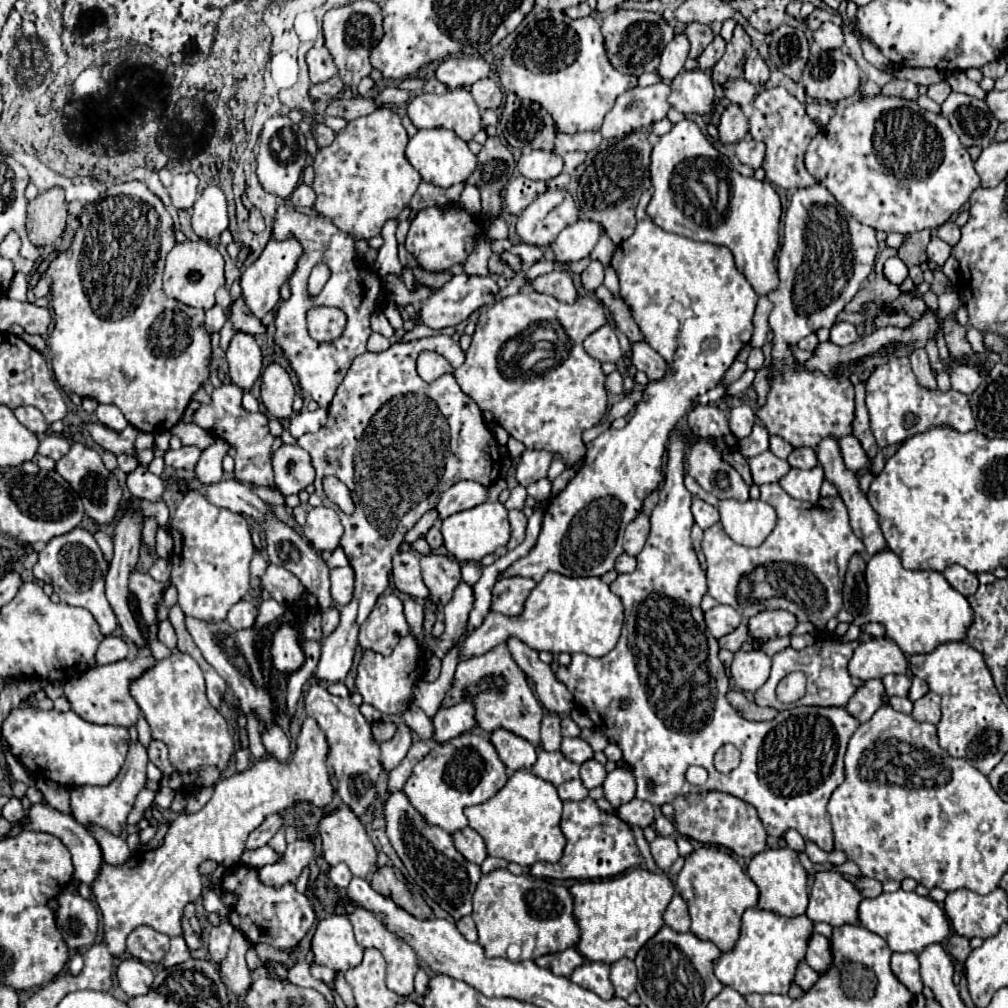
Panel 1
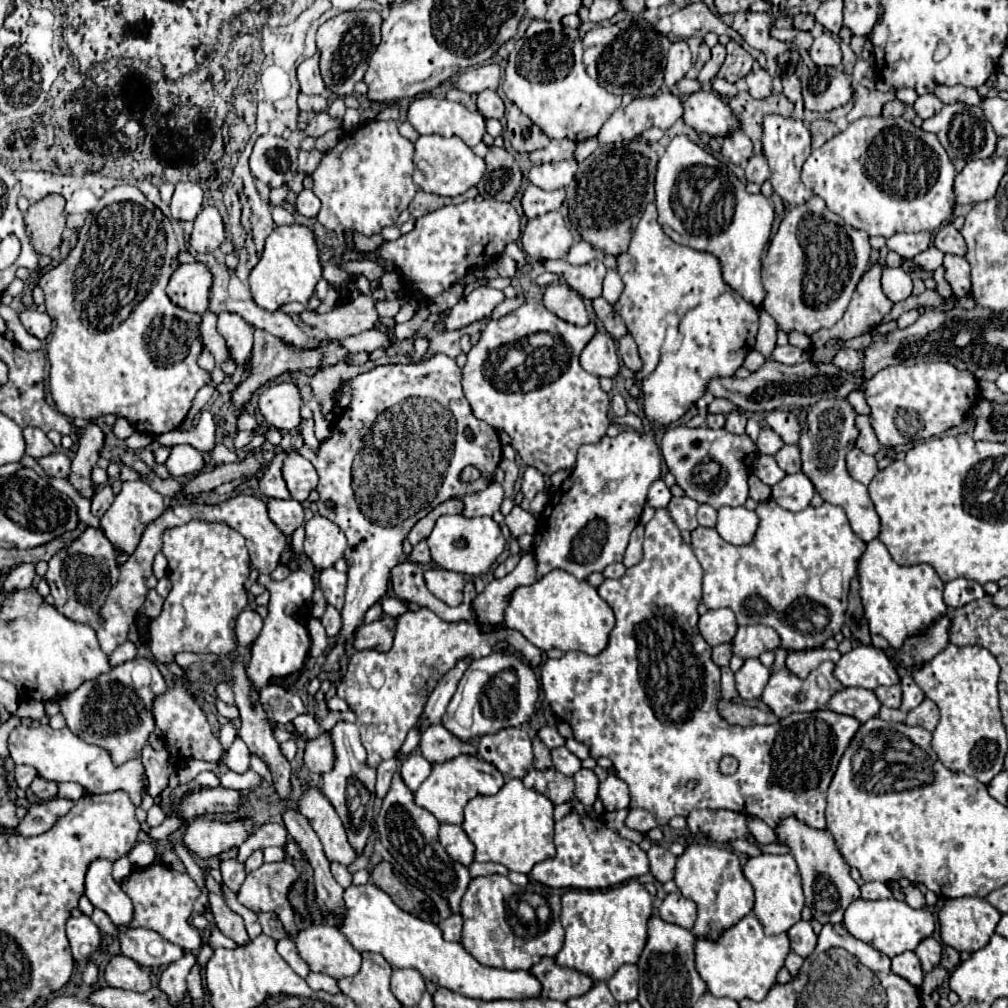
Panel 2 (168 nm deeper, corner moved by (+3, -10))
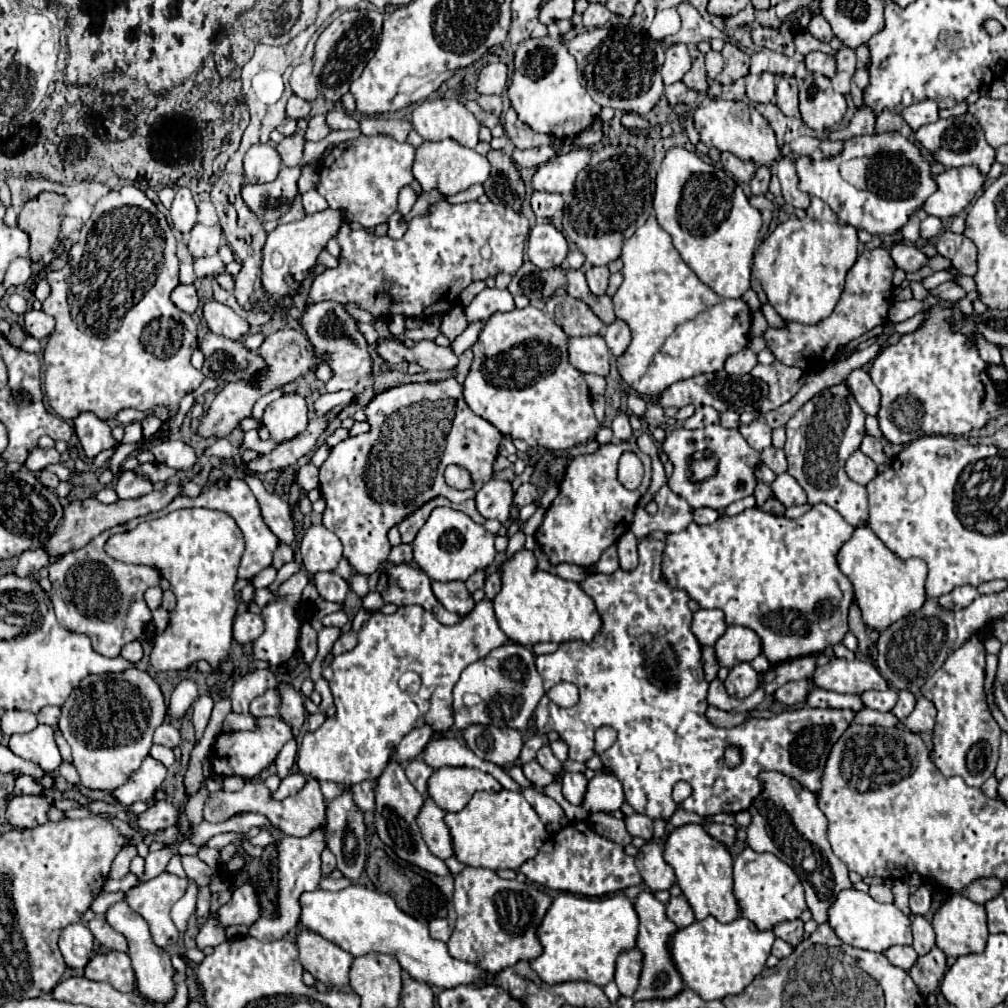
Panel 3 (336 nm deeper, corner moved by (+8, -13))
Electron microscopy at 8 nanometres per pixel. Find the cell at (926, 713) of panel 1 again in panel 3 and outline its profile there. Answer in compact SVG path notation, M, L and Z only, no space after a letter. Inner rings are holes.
M918 695L916 709L902 721L902 725L914 733L932 733L936 707L922 695Z

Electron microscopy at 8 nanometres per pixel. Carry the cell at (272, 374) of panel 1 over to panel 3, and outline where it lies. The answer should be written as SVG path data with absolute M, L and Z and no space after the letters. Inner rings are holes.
M286 393L280 399L272 401L264 409L262 423L270 431L270 439L276 443L296 437L308 425L308 407L304 397L298 393Z

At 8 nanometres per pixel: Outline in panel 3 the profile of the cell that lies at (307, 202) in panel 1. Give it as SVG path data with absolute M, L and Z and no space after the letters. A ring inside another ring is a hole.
M312 189L312 191L308 191L308 193L304 193L304 195L302 195L302 205L304 205L304 211L306 211L306 213L324 211L324 209L328 207L326 199L324 199L324 197L320 197L316 189Z

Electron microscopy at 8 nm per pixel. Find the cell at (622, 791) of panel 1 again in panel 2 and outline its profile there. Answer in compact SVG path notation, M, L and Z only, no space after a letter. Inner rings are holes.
M609 774L599 784L599 800L603 802L603 806L605 806L607 812L629 808L629 788L615 774Z

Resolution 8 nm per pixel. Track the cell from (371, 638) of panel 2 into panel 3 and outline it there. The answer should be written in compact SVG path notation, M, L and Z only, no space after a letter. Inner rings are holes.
M348 631L348 633L344 633L344 635L338 637L338 641L334 643L332 653L334 653L334 655L340 655L340 653L346 653L346 651L352 651L352 649L356 647L356 643L358 643L356 631Z

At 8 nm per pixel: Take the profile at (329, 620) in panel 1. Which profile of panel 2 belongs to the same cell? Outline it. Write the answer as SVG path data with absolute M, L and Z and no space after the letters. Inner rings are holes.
M327 606L325 614L323 614L323 618L321 618L321 624L325 626L327 636L339 634L339 630L341 630L341 612L335 610L333 606Z

